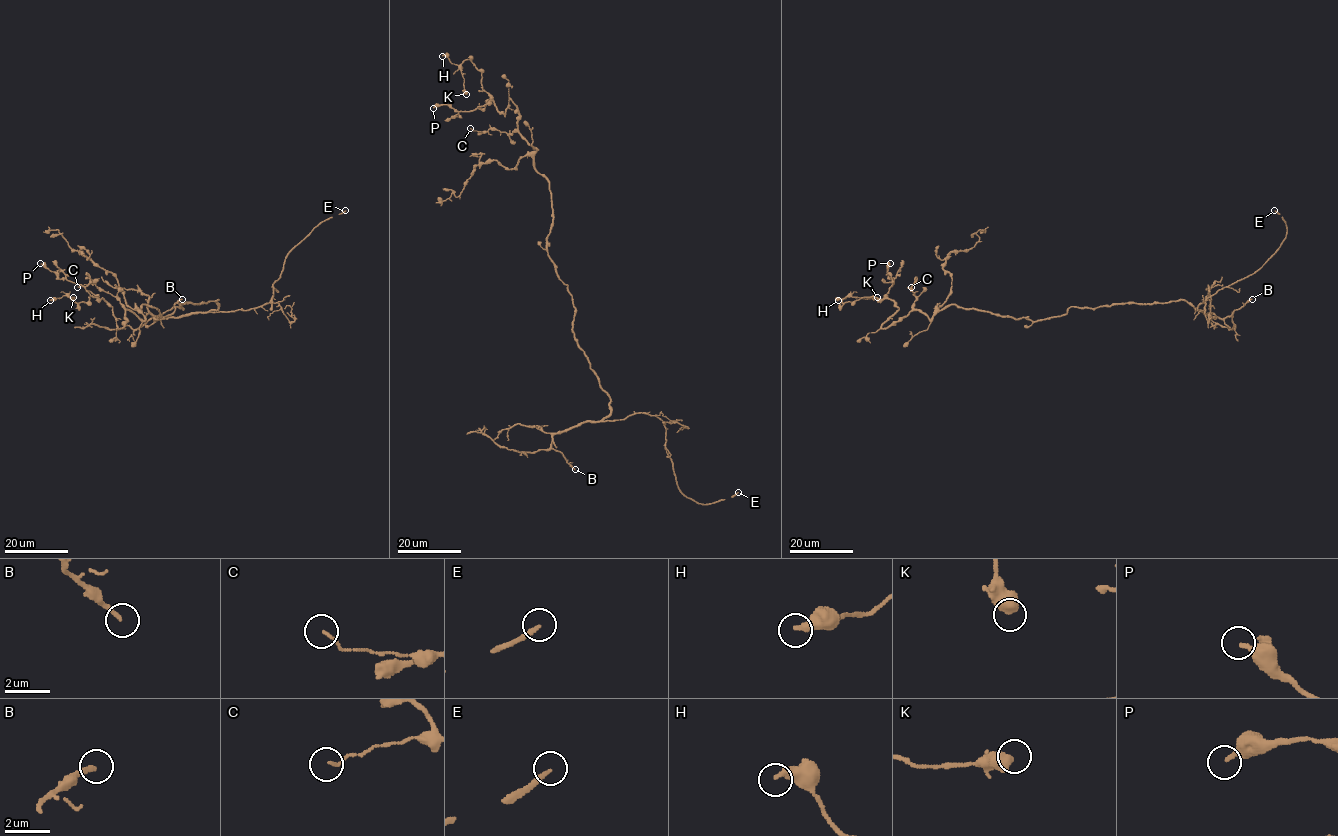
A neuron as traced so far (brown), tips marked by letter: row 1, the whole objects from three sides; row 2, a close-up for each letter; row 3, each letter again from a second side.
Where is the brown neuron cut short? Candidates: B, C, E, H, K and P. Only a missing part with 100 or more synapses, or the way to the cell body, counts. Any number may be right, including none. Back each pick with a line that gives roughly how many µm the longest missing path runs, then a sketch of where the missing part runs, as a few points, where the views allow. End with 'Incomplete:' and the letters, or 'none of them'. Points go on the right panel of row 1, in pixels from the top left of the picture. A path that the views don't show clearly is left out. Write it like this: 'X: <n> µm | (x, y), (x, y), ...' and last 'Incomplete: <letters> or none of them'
E: 20 µm | (1274, 210), (1260, 201), (1248, 181)
Incomplete: E

